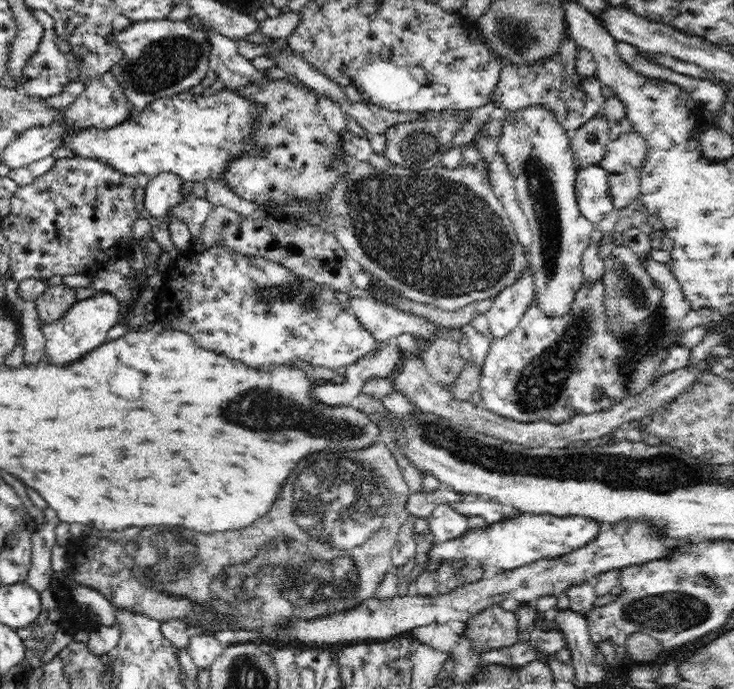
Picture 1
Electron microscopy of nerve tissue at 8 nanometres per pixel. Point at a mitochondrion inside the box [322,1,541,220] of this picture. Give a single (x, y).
(515, 34)

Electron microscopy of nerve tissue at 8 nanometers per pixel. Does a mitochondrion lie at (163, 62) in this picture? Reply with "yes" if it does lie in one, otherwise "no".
yes

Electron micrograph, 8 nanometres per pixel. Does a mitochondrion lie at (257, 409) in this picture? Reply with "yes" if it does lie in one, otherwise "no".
yes

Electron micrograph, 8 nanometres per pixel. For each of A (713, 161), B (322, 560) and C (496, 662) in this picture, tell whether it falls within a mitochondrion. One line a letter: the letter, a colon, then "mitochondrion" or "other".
A: other
B: mitochondrion
C: other

